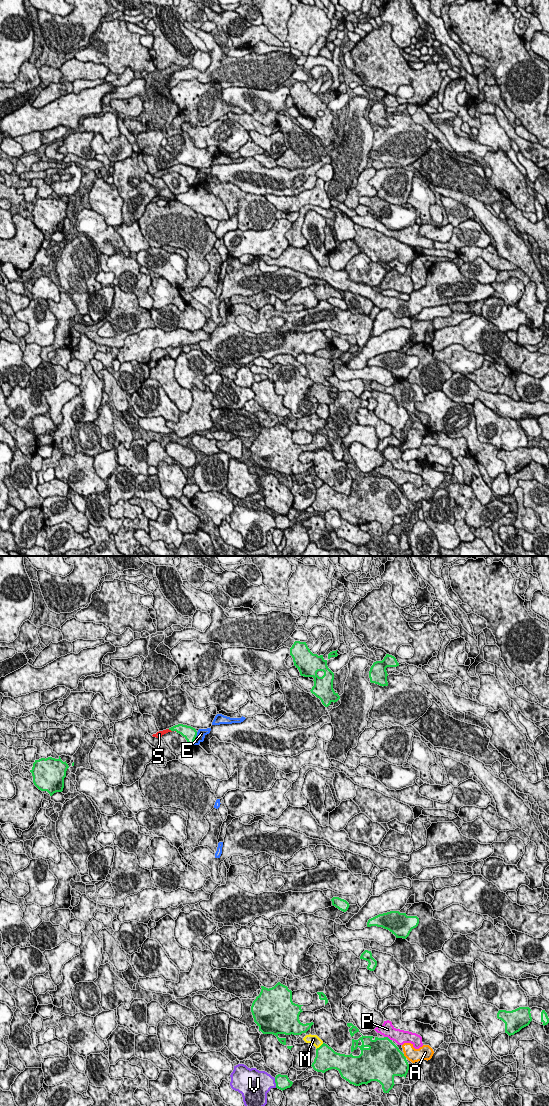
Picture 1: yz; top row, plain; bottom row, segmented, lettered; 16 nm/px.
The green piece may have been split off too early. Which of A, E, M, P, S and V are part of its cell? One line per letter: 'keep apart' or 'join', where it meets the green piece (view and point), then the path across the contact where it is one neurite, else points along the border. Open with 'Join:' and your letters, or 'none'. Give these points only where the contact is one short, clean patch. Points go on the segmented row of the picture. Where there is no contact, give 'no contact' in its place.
Join: S
A: keep apart; meets green in yz at (404, 1056)
E: keep apart; meets green in yz at (194, 738); border along yz (197, 732), (193, 744)
M: keep apart; meets green in yz at (320, 1046)
P: keep apart; meets green in yz at (387, 1037)
S: join; meets green in yz at (170, 729); runs through yz (184, 730), (170, 729), (159, 734)
V: keep apart; meets green in yz at (275, 1082)

